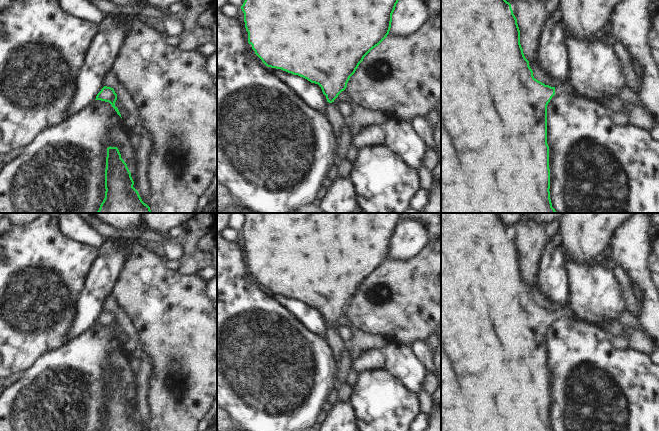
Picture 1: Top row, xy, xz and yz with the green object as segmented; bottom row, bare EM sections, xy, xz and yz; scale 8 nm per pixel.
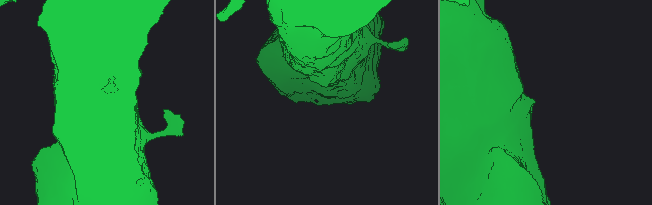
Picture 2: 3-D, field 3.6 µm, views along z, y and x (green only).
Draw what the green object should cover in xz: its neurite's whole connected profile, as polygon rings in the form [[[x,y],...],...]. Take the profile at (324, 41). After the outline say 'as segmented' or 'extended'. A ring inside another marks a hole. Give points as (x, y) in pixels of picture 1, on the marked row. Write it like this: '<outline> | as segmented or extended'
[[[245,0],[244,13],[248,43],[262,62],[271,68],[281,69],[318,84],[326,96],[325,113],[336,138],[336,147],[345,126],[334,100],[347,87],[364,57],[389,34],[392,14],[399,0]]] | extended

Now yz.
[[[441,0],[441,213],[556,213],[550,199],[547,105],[554,95],[572,94],[568,80],[551,87],[533,76],[520,44],[520,30],[506,0]]] | extended

